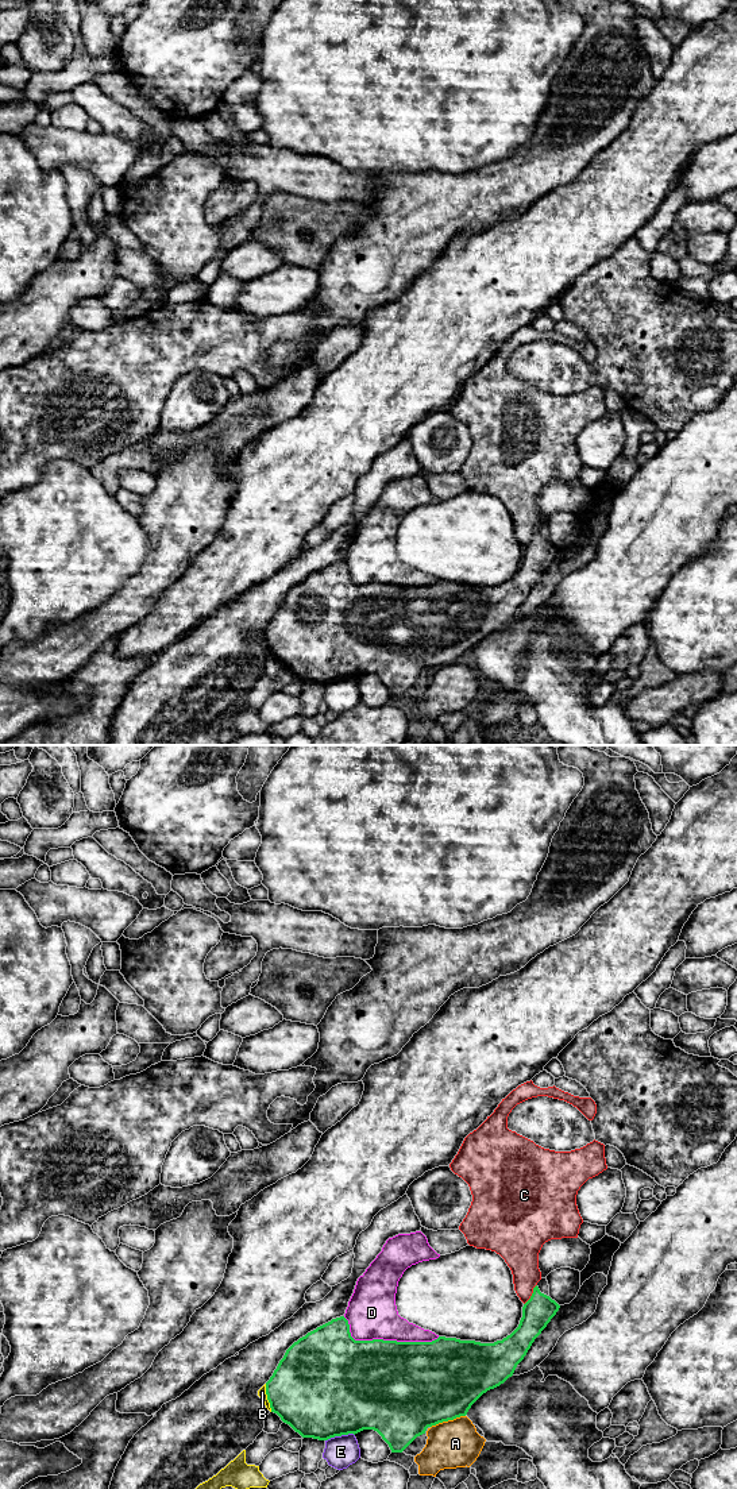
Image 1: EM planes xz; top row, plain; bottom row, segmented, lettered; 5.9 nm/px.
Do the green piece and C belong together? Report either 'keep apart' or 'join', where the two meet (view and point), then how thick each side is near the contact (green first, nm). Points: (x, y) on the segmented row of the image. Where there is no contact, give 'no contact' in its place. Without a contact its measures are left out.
keep apart; contact xz (532, 1295); calibres 180 and 200 nm

